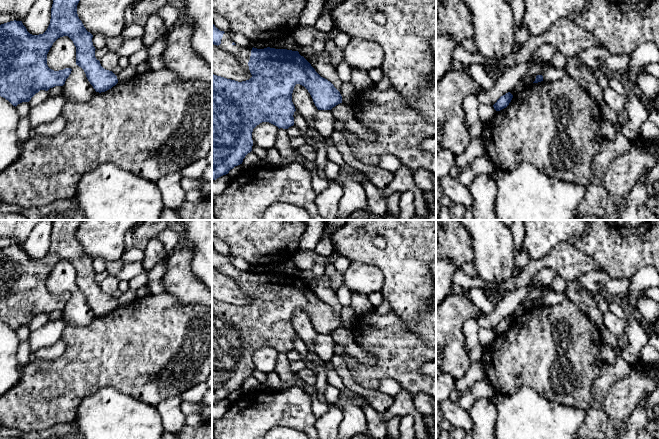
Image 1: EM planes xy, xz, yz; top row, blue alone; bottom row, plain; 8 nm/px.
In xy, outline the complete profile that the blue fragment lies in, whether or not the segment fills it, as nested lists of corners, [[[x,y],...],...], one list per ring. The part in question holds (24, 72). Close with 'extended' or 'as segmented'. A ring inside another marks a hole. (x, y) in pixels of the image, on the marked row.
[[[53,0],[51,19],[43,34],[32,35],[22,21],[10,21],[0,25],[0,96],[13,106],[29,102],[40,90],[48,91],[55,86],[63,86],[71,74],[71,68],[54,71],[47,65],[47,54],[53,43],[60,37],[68,36],[76,47],[76,65],[81,67],[96,92],[105,92],[118,83],[117,76],[104,69],[95,57],[93,35],[86,30],[77,14],[80,0]]]; as segmented

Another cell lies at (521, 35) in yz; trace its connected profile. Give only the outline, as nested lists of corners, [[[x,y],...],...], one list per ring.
[[[525,26],[515,28],[514,43],[517,43],[522,46],[529,40],[530,37],[531,37],[530,32]]]

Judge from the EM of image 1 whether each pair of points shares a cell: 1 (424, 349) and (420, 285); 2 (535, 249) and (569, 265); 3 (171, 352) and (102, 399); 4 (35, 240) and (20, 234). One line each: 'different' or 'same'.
1: different
2: different
3: different
4: different

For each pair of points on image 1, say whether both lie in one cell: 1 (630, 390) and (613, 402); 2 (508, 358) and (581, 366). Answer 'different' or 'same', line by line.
1: same
2: same

